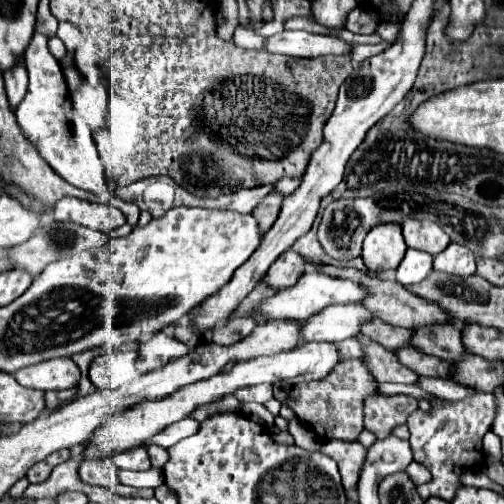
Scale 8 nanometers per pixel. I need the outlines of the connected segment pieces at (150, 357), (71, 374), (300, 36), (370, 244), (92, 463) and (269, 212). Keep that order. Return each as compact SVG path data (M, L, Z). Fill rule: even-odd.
M163 328L161 332L157 332L151 340L141 342L139 348L139 360L137 360L137 370L139 372L153 372L163 368L169 360L185 356L189 352L189 346L185 346L183 342L179 342L171 328Z
M55 358L43 364L27 366L15 372L15 380L21 386L35 390L67 390L79 384L79 368L71 358Z
M283 30L279 36L271 36L265 40L265 50L271 54L287 54L287 56L301 56L301 58L315 58L315 56L339 56L349 52L349 44L337 36L325 34L307 34L303 30Z
M379 224L363 240L363 262L367 270L395 270L405 256L405 240L399 224Z
M89 460L79 466L79 476L91 486L103 486L107 490L119 486L119 468L115 468L113 460Z
M271 192L271 194L267 194L265 198L263 198L263 202L261 204L257 204L255 208L253 208L253 216L255 216L255 220L257 220L257 224L259 224L259 230L265 234L271 226L273 226L273 222L277 220L277 214L279 214L279 208L281 208L281 200L283 200L283 196L281 194L275 194L275 192Z

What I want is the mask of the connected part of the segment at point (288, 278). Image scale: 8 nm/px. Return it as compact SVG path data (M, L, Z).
M287 250L271 264L271 268L265 272L265 278L261 282L273 290L289 288L299 280L305 268L307 268L305 258L295 250Z

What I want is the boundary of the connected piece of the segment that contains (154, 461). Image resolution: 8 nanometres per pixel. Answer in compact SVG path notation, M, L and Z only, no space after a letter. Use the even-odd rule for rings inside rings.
M157 444L147 446L147 454L151 460L151 466L155 466L155 468L163 468L163 464L167 462L167 452L163 452L163 448Z

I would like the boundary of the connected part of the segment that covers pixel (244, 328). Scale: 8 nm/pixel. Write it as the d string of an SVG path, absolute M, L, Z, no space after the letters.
M251 316L235 318L225 326L217 326L213 330L211 340L215 344L221 344L221 346L231 346L231 344L237 344L239 340L243 340L243 336L249 336L255 326L257 326L257 320Z

